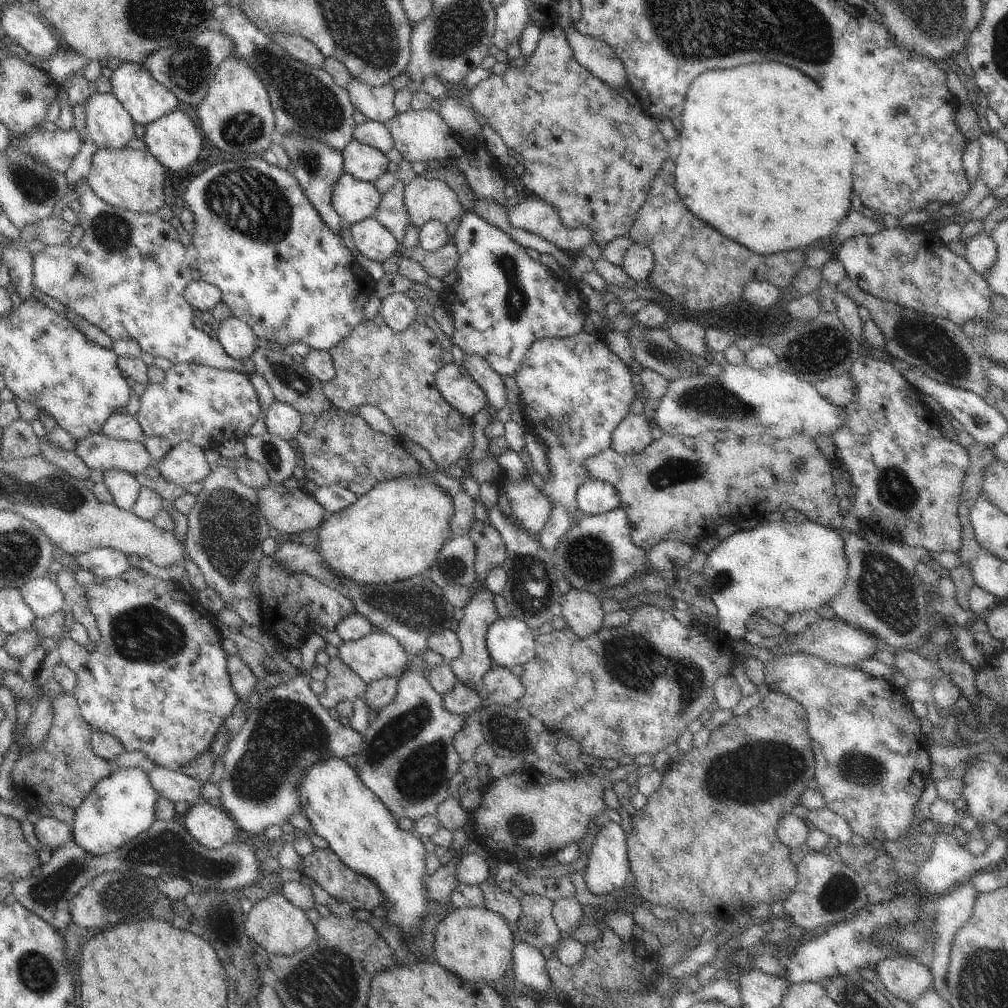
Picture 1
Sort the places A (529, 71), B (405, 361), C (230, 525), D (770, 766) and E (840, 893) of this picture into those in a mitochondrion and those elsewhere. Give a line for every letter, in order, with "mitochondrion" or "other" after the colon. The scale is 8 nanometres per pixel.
A: other
B: mitochondrion
C: mitochondrion
D: mitochondrion
E: mitochondrion

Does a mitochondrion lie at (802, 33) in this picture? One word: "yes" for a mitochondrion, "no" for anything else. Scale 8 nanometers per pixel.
yes

